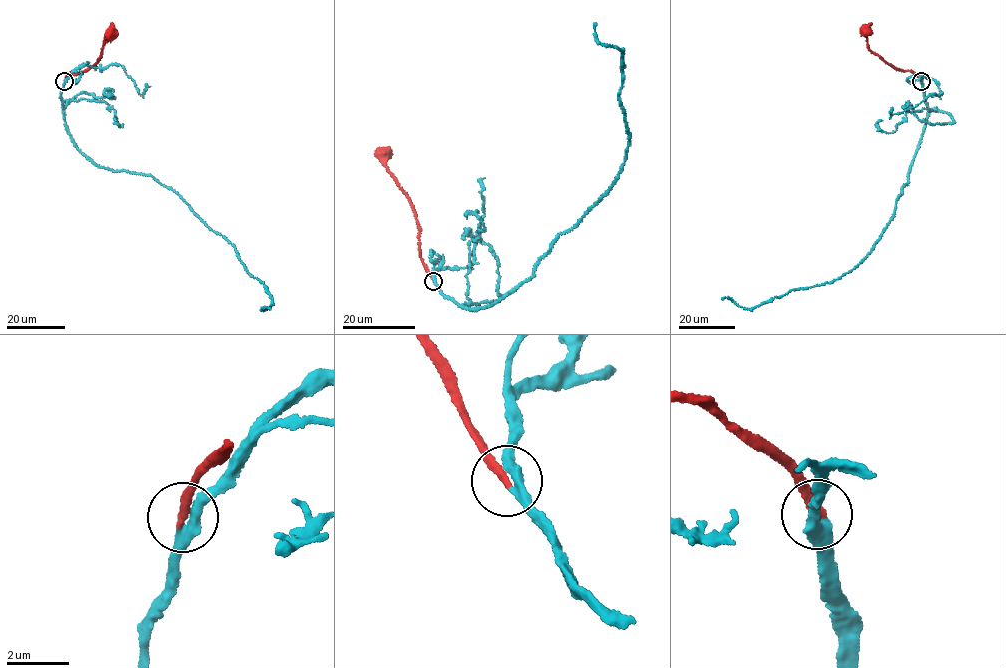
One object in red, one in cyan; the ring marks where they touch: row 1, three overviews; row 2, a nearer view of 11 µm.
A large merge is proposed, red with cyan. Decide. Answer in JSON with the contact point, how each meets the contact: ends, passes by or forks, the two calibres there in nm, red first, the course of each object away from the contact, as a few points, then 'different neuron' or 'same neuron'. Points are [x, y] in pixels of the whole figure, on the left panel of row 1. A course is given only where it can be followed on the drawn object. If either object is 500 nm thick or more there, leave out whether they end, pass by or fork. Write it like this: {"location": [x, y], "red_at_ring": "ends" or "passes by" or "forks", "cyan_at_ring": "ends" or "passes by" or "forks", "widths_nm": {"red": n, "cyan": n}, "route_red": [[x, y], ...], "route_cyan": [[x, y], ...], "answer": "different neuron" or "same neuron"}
{"location": [64, 81], "red_at_ring": "ends", "cyan_at_ring": "passes by", "widths_nm": {"red": 260, "cyan": 320}, "route_red": [[64, 81], [71, 73], [85, 71], [98, 60], [104, 41], [111, 35]], "route_cyan": [[65, 80], [63, 118], [76, 147], [179, 195], [264, 284], [271, 303], [262, 309], [271, 308]], "answer": "same neuron"}

